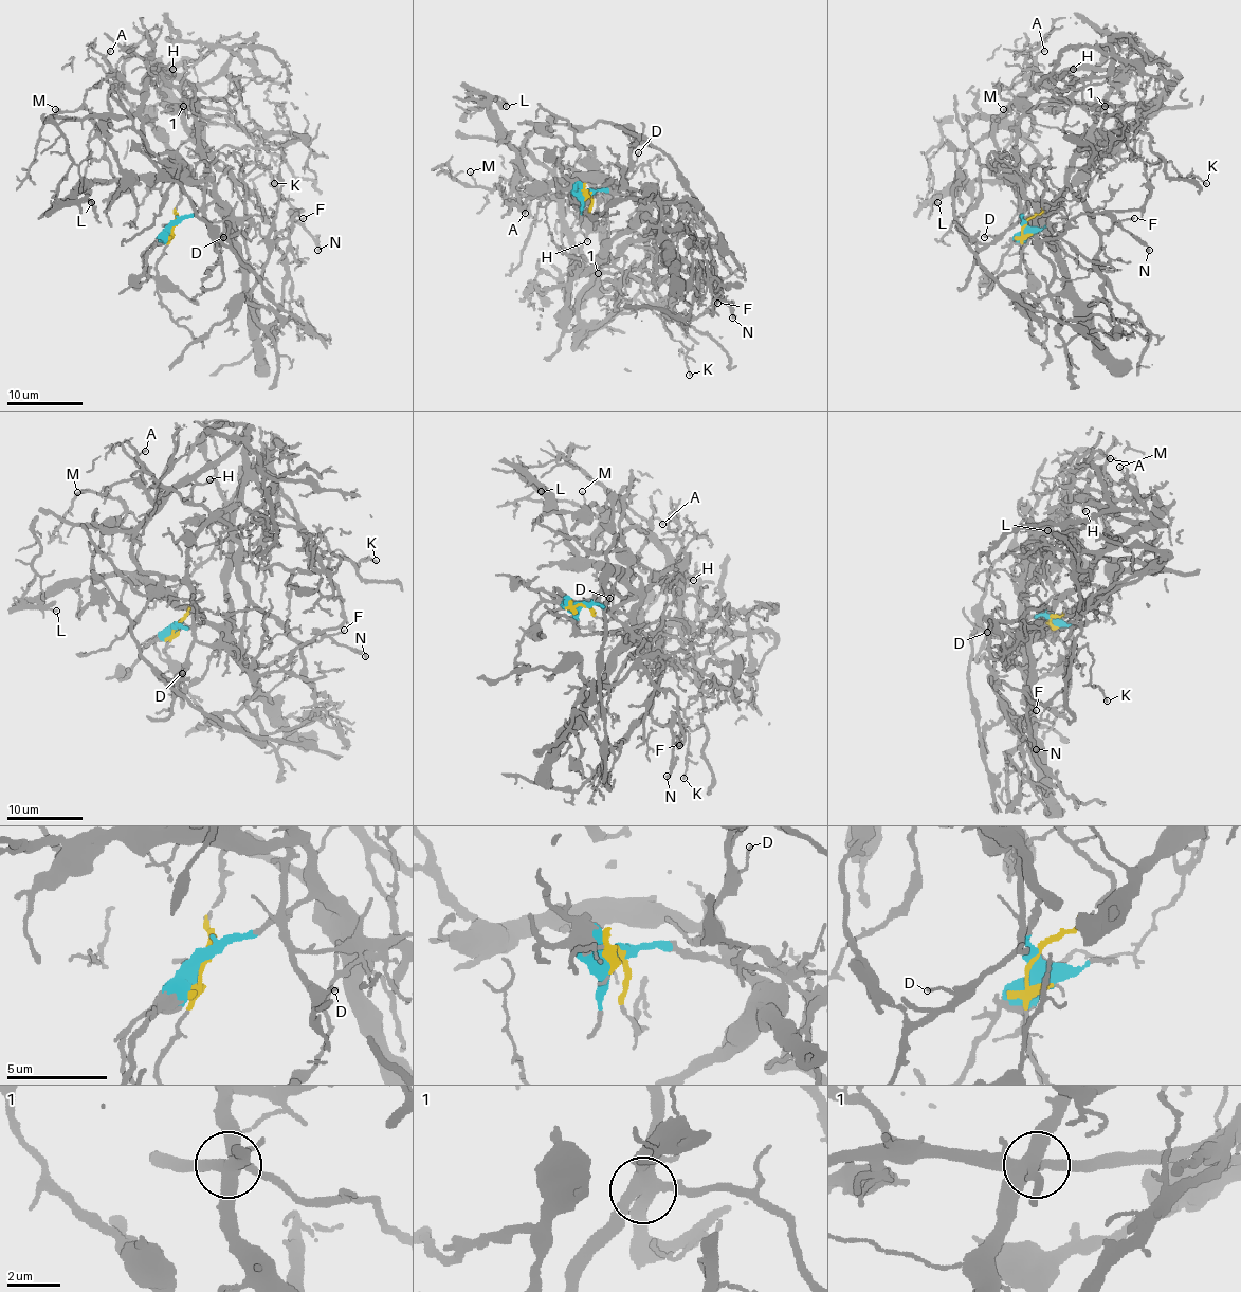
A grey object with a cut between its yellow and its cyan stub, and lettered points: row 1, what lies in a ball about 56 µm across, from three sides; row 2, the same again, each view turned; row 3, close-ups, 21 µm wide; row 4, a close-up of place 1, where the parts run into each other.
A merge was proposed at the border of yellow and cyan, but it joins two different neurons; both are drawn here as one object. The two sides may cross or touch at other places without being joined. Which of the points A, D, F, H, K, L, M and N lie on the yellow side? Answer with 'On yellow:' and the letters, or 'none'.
On yellow: A, F, H, M, N

